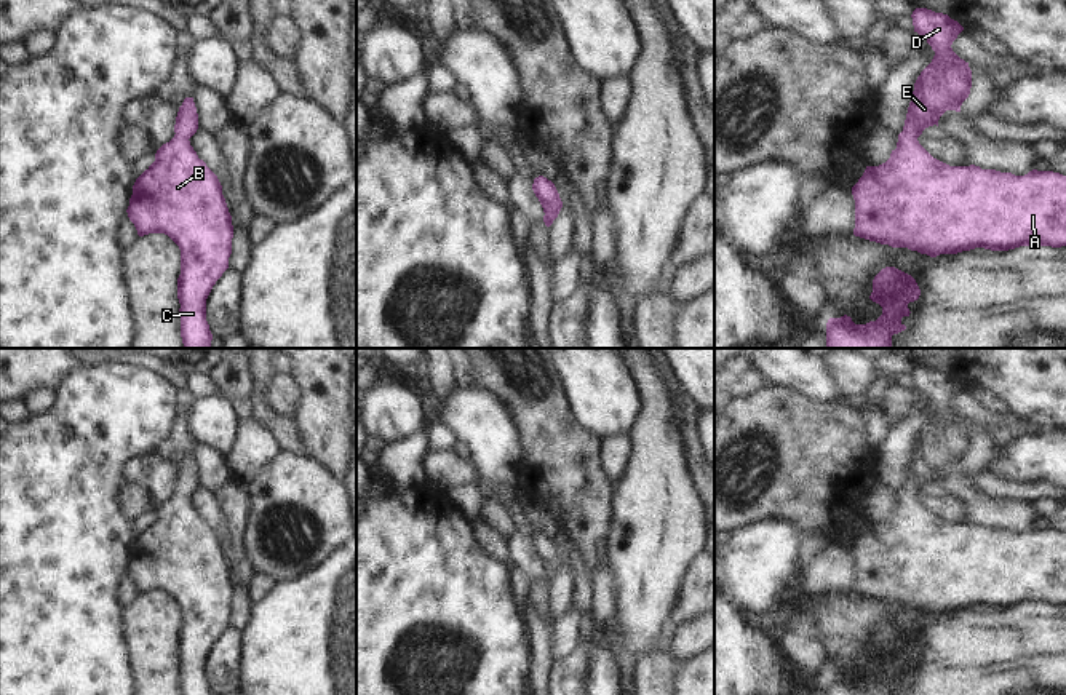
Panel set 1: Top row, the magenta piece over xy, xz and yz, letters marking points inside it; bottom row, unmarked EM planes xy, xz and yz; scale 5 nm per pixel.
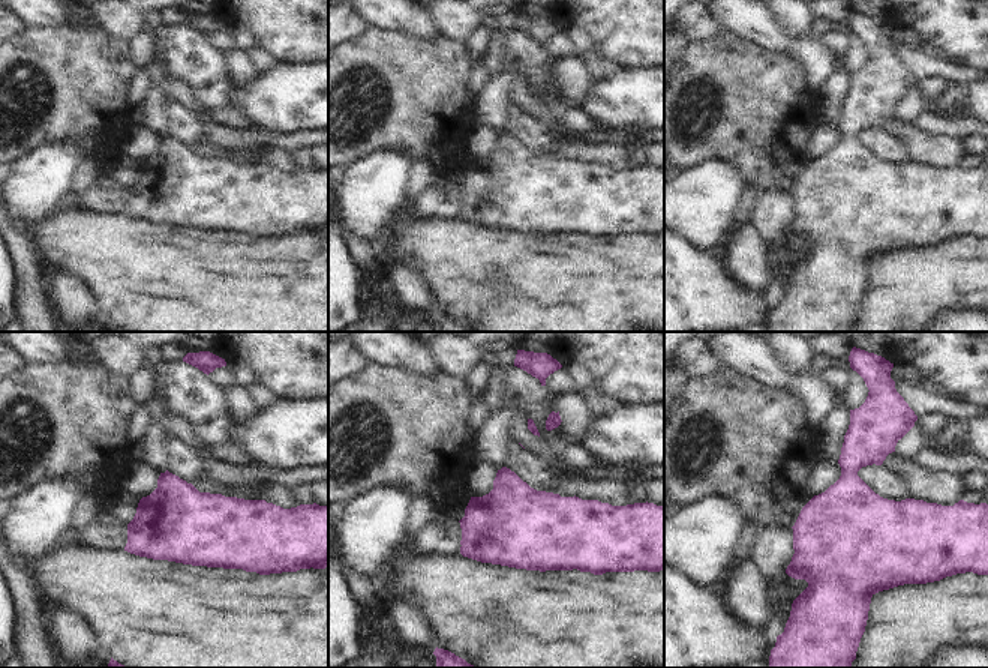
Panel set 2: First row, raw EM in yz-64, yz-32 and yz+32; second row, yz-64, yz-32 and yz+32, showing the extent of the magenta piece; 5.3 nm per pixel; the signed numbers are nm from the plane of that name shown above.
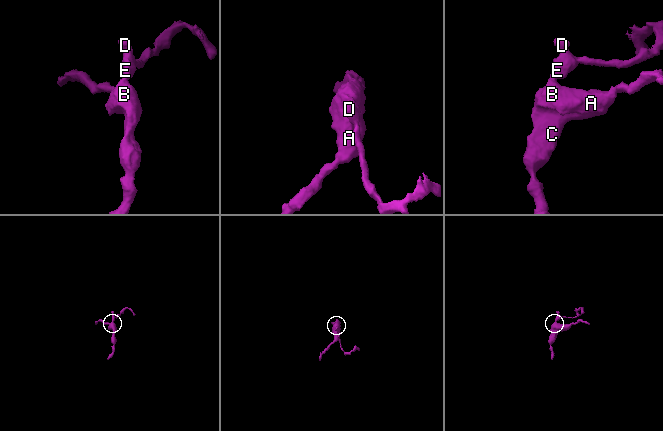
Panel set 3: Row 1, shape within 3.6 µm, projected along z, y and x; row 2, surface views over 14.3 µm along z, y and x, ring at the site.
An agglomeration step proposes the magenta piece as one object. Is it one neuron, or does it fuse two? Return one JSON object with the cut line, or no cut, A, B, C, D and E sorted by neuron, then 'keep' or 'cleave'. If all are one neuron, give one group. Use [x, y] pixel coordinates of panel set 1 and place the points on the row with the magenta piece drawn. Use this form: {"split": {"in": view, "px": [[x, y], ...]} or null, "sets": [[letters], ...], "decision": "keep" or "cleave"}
{"split": null, "sets": [["A", "B", "C", "D", "E"]], "decision": "keep"}

